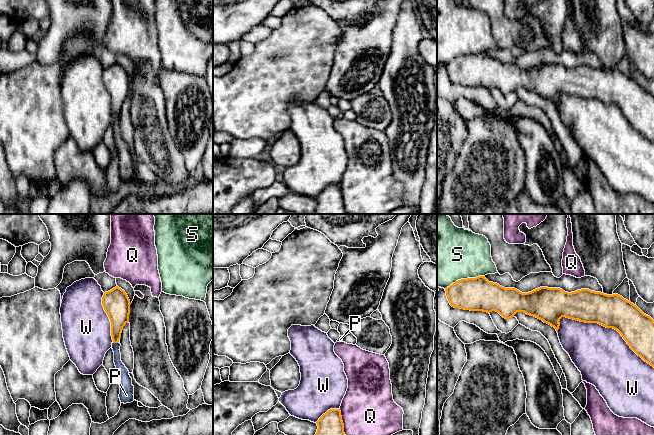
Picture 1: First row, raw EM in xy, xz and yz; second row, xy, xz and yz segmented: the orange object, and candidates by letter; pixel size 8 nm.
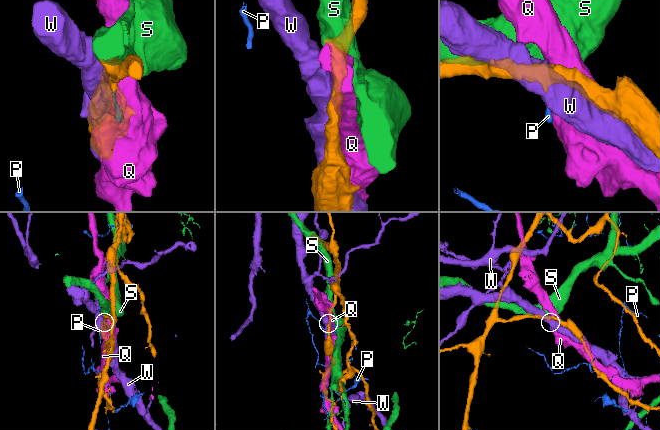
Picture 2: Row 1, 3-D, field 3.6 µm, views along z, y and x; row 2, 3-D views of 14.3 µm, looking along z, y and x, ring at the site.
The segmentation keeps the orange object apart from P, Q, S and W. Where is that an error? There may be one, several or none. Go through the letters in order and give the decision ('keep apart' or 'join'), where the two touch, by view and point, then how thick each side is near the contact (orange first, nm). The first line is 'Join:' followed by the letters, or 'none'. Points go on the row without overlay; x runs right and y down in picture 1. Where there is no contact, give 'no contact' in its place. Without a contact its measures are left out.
Join: P
P: join; meets orange in xy at (115, 118); 180 nm thick on the orange side, 90 nm on the other
Q: keep apart; meets orange in xz at (342, 199); 240 nm thick on the orange side, 460 nm on the other
S: keep apart; meets orange in yz at (464, 55); 280 nm thick on the orange side, 460 nm on the other
W: keep apart; meets orange in yz at (607, 103); 280 nm thick on the orange side, 440 nm on the other

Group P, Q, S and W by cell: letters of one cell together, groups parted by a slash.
P / Q / S / W

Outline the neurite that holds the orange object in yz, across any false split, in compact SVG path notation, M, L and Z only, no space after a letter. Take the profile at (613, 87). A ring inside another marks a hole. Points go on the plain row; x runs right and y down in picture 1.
M485 52L458 56L445 67L450 81L454 84L487 89L496 87L505 95L514 93L517 88L524 88L551 101L556 107L562 93L613 104L638 132L654 143L654 96L618 70L607 71L589 65L568 69L560 64L548 63L522 69L515 64L504 64L497 59L489 58Z

